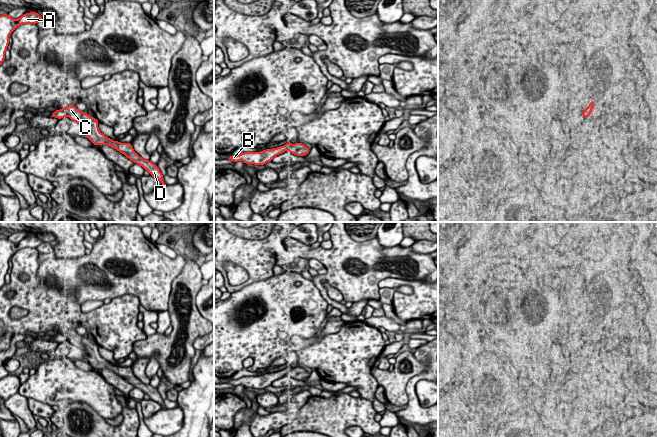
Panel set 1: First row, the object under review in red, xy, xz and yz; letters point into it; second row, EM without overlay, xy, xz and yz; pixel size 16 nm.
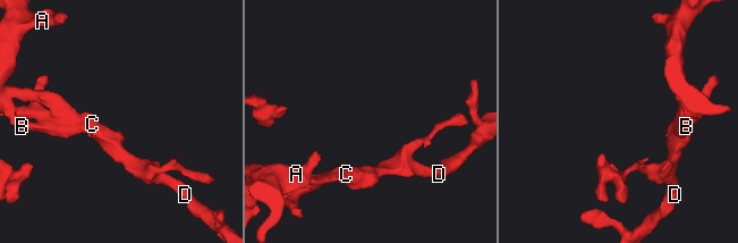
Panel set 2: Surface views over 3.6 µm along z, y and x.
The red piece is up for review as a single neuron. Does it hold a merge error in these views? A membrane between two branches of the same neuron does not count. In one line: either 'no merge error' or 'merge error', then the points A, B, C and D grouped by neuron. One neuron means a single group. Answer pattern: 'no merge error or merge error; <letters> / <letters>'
merge error; A B / C D

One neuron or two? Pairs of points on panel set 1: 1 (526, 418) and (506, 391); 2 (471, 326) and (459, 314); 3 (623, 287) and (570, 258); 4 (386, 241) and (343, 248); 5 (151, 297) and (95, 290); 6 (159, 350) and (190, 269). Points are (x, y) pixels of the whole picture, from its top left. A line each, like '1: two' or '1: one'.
1: two
2: one
3: one
4: two
5: one
6: one

